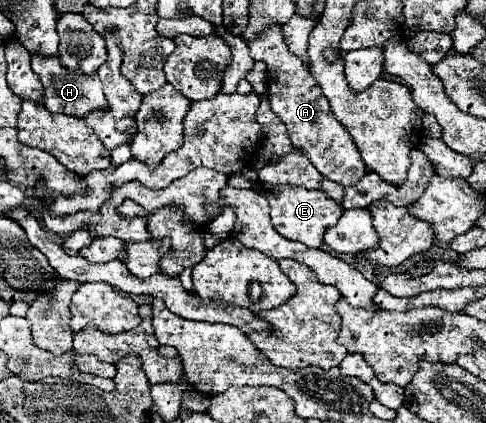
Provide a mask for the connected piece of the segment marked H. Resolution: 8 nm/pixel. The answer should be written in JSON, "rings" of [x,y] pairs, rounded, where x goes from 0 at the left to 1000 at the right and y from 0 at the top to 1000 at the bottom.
{"rings":[[[64,132],[64,161],[84,184],[88,227],[93,227],[93,255],[101,265],[121,265],[121,270],[171,279],[171,274],[179,274],[187,265],[220,255],[220,232],[212,222],[212,203],[208,203],[208,189],[204,189],[200,175],[179,180],[171,170],[130,161],[130,151],[121,147],[117,132],[105,132],[105,137]]]}

